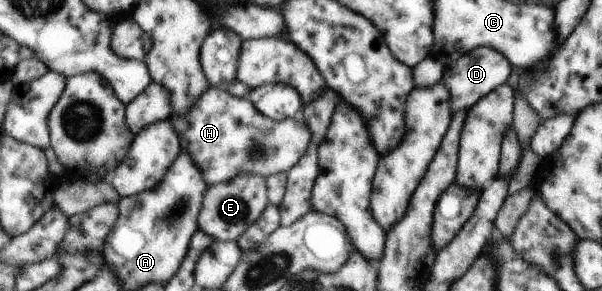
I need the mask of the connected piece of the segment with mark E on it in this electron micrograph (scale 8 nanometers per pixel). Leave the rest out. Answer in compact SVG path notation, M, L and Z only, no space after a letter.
M255 173L237 175L230 181L208 185L198 214L198 228L211 235L215 241L237 242L240 234L267 208L267 189L266 178Z

